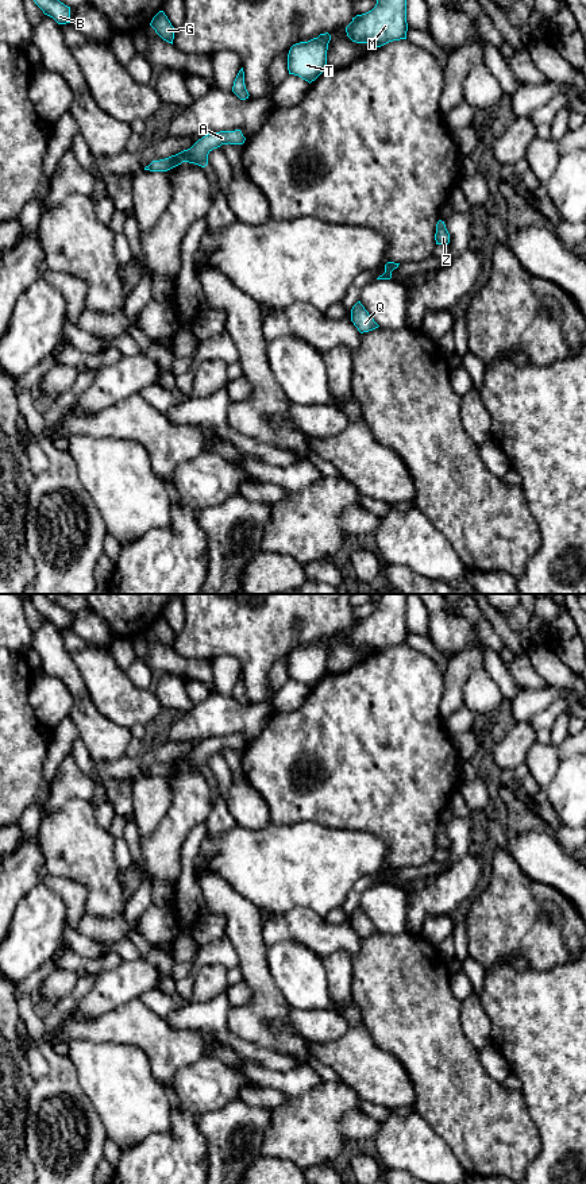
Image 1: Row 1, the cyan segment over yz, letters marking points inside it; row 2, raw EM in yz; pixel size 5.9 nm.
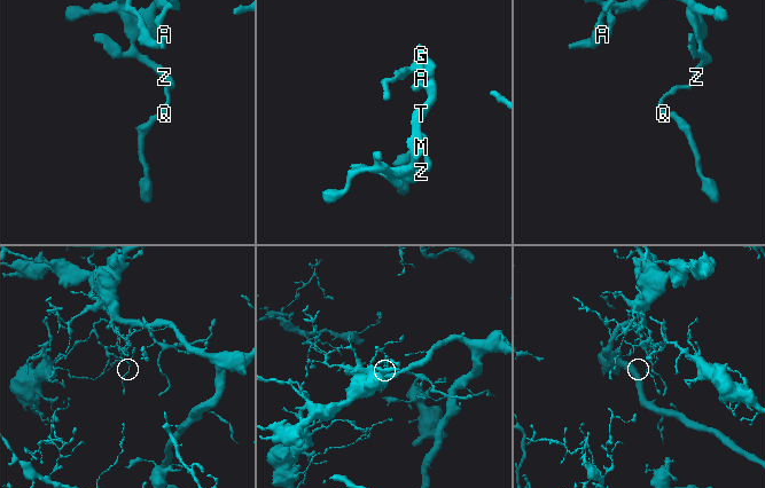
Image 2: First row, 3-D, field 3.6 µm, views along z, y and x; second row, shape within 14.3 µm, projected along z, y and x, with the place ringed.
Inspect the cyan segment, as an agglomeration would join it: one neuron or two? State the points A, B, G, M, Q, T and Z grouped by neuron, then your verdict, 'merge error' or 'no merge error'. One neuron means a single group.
groups A B G M Q T Z; no merge error

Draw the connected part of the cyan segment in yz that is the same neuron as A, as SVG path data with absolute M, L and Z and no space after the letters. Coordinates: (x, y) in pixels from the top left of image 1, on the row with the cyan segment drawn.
M240 130L220 131L203 136L190 149L165 159L153 161L144 170L167 171L182 162L189 162L205 167L208 165L208 154L221 144L243 144L246 138Z

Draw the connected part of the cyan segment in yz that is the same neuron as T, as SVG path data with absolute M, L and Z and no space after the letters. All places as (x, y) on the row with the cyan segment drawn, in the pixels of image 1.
M320 34L308 42L300 42L290 47L288 54L289 74L294 74L308 81L315 81L327 66L327 50L331 35Z

